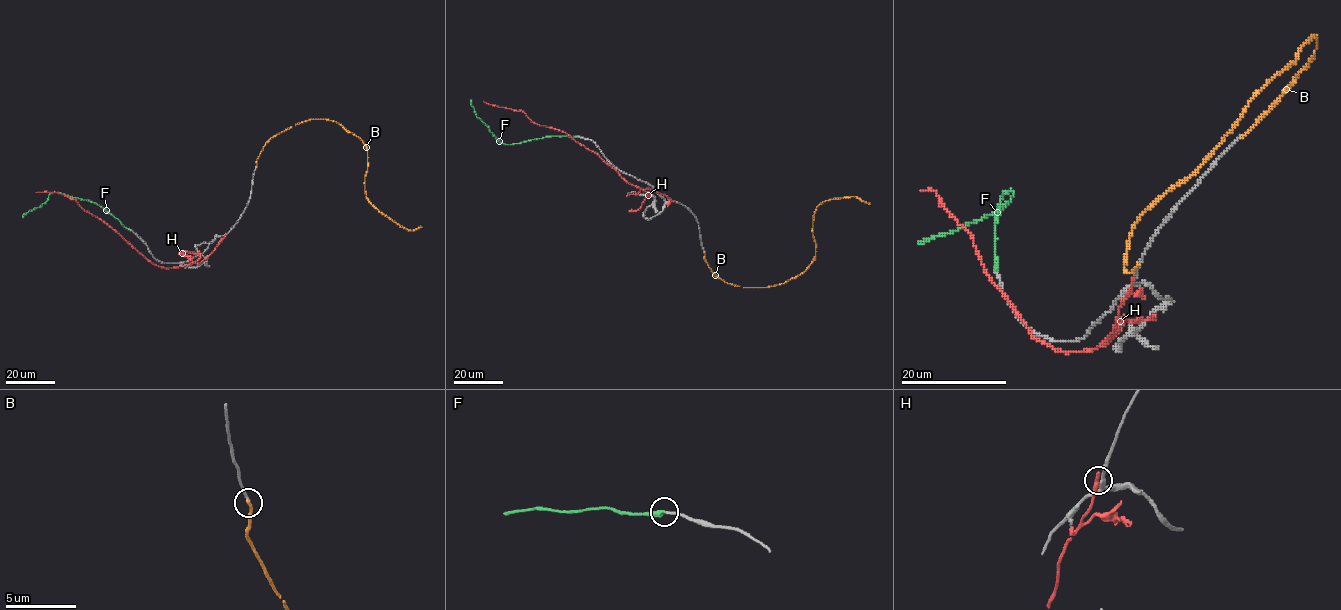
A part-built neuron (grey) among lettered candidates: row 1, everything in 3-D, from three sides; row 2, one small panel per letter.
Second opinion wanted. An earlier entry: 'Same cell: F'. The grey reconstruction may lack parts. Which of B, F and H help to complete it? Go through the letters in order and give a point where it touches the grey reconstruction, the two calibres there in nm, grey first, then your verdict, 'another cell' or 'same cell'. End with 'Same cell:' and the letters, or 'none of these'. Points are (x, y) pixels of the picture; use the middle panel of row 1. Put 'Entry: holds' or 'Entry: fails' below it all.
B: (704, 252) | 180/240 nm | another cell
F: (577, 136) | 190/400 nm | same cell
H: (674, 201) | 320/400 nm | another cell
Same cell: F
Entry: holds

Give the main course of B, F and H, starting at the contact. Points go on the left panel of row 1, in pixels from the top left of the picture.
B: (256, 167), (264, 145), (278, 133), (311, 119), (333, 120), (365, 146), (367, 200), (405, 228), (421, 227)
F: (128, 228), (92, 202), (53, 192), (41, 205), (22, 216)
H: (226, 235), (199, 264), (161, 268), (146, 259), (76, 200), (57, 192), (35, 192)

